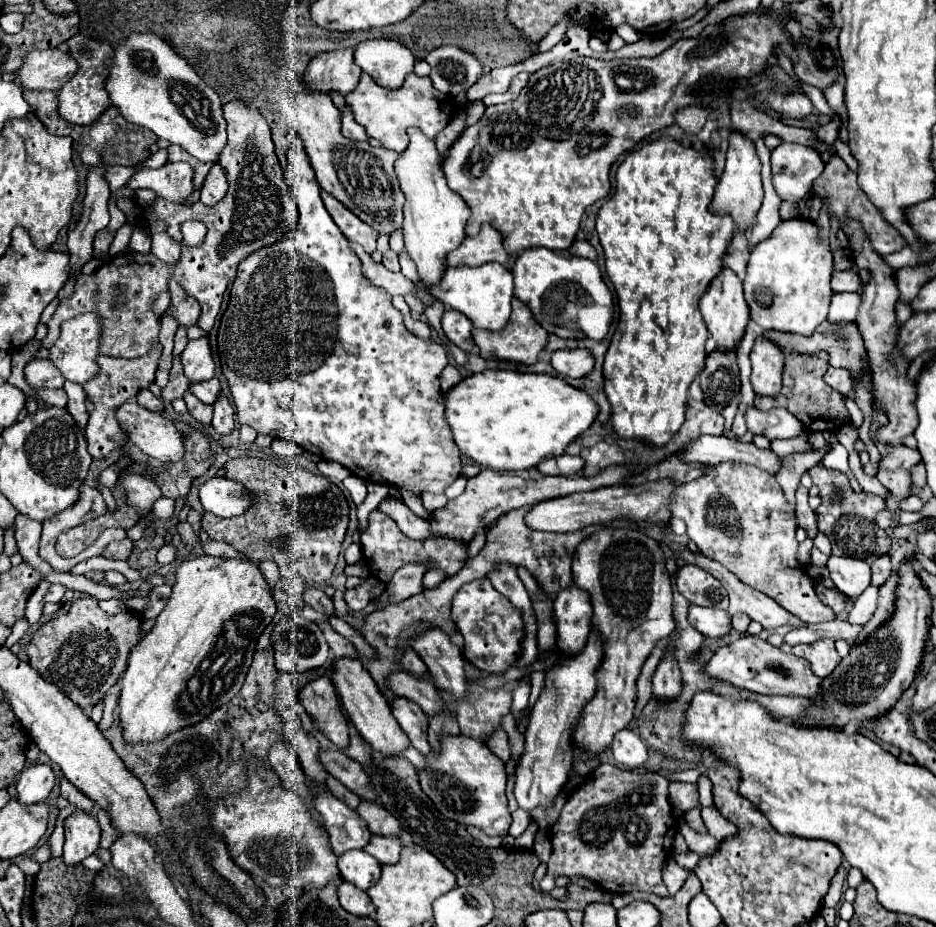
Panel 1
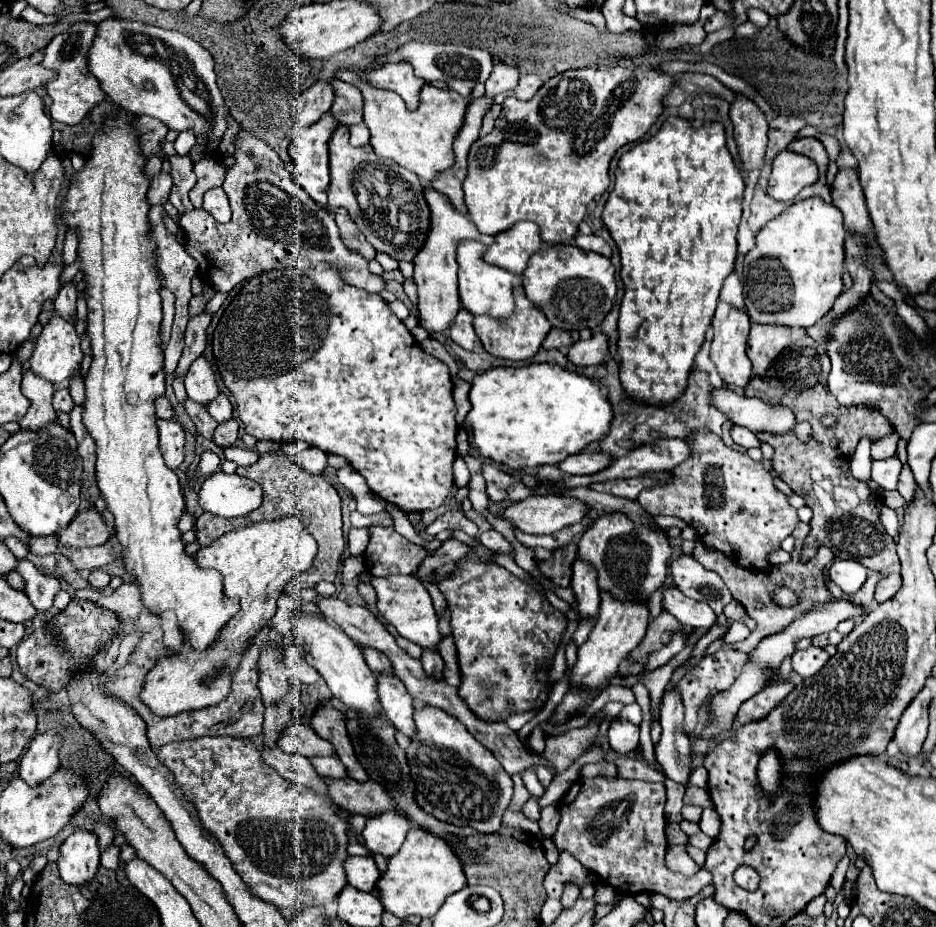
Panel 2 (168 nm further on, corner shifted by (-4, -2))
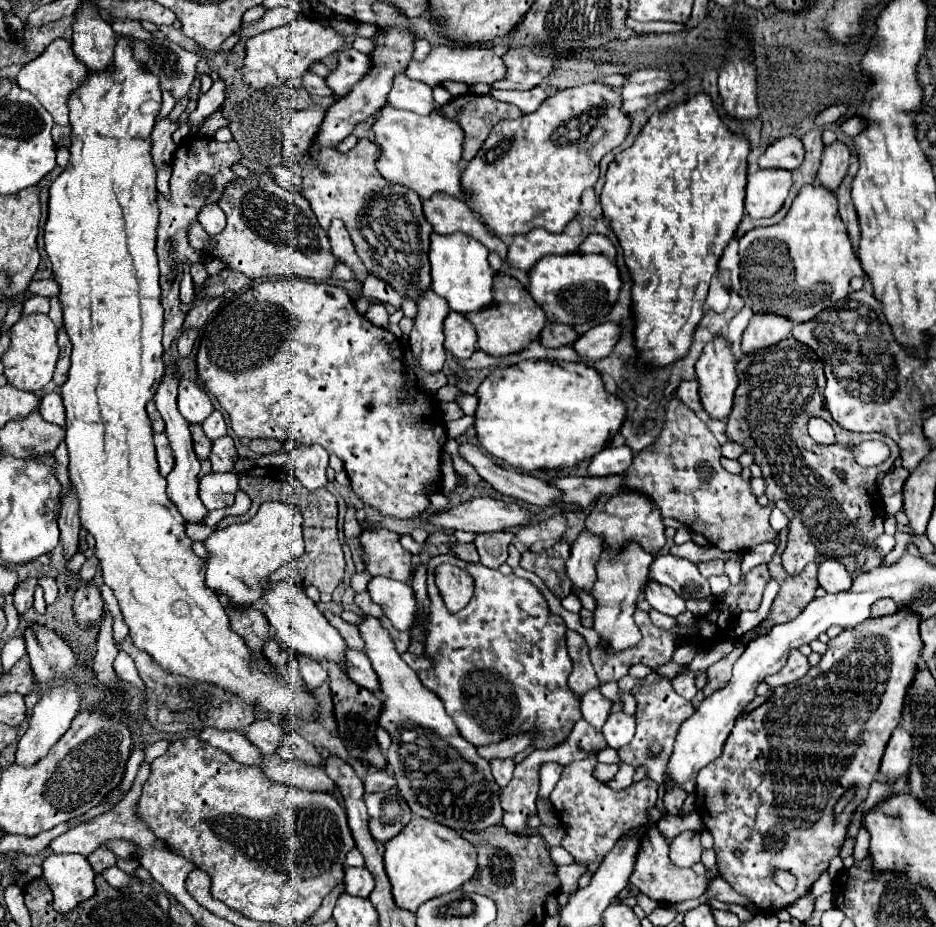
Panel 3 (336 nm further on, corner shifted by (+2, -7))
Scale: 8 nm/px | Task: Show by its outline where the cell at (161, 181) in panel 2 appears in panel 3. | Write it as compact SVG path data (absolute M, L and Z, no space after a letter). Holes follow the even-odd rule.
M168 118L158 120L152 130L152 160L156 170L164 166L164 160L172 160L172 154L176 150L176 144L172 142L172 132L178 128L176 122L170 122Z

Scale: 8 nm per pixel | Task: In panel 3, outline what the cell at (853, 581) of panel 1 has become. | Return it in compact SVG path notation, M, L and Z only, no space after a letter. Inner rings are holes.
M826 560L818 568L818 584L826 592L836 594L836 592L848 590L852 586L852 576L844 568L844 564L838 564L836 560Z

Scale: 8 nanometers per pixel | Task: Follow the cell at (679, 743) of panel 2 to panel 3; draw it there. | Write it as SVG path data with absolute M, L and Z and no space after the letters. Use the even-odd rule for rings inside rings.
M672 784L670 788L666 788L664 806L666 806L668 814L678 814L680 808L682 808L682 804L684 804L684 800L686 800L686 796L688 796L688 792L682 790L682 788L676 786L676 784Z

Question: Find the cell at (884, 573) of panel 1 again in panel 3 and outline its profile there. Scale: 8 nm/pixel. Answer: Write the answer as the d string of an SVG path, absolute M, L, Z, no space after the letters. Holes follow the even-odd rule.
M880 598L872 604L872 616L878 618L878 616L888 616L890 612L896 612L898 610L898 604L890 598Z

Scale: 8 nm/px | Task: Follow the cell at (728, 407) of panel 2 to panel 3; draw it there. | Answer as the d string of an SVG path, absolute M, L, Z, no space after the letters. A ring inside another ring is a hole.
M696 380L680 384L676 396L682 400L682 404L692 408L694 412L702 412L702 402L700 402L700 392L698 392L698 382Z

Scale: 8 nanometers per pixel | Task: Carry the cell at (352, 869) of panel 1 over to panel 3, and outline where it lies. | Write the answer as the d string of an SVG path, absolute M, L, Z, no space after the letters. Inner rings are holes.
M346 868L344 870L344 888L350 896L368 898L374 888L374 876L368 868Z

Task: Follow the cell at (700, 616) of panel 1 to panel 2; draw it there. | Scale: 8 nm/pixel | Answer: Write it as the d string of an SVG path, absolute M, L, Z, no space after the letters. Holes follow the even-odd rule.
M670 587L662 591L662 605L670 615L674 615L686 629L696 629L696 627L706 627L710 629L714 625L714 611L708 607L708 603L694 601L686 597L680 589Z

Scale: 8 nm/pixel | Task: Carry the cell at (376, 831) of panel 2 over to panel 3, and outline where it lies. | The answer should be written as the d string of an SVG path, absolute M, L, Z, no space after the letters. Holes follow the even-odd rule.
M390 788L388 792L364 794L364 798L370 816L370 834L378 842L388 842L398 836L412 818L406 800L396 788Z

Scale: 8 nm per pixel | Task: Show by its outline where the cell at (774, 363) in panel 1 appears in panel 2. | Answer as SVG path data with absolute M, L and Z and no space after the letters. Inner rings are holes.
M752 323L746 351L748 351L748 357L752 361L756 375L764 375L770 363L778 357L778 353L786 345L790 345L790 333L792 333L790 327Z

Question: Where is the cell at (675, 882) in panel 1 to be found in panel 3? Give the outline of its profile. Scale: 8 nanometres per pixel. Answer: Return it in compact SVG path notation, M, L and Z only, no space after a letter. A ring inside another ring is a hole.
M682 832L670 842L670 860L678 868L690 868L700 860L702 846L698 832Z

